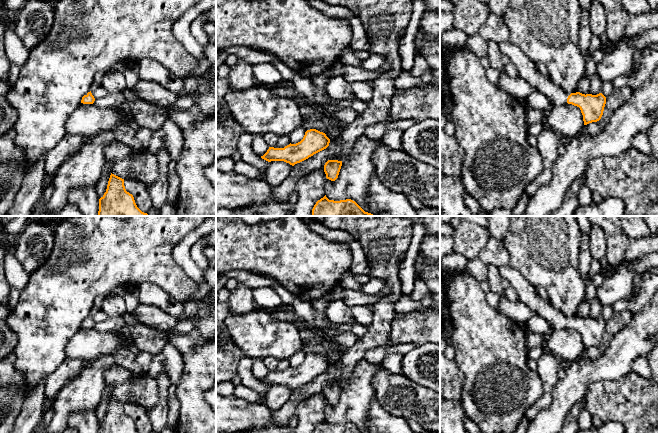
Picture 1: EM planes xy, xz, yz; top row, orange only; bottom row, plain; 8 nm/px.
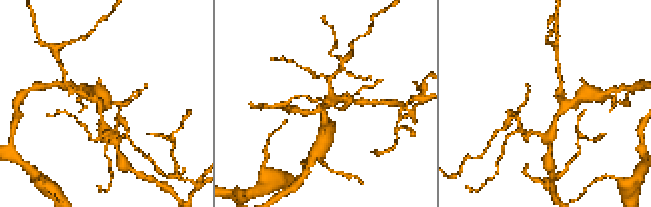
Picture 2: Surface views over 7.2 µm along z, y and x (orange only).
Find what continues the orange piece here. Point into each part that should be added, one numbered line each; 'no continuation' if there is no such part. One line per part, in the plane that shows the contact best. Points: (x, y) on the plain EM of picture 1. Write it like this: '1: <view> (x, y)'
1: yz (527, 294)

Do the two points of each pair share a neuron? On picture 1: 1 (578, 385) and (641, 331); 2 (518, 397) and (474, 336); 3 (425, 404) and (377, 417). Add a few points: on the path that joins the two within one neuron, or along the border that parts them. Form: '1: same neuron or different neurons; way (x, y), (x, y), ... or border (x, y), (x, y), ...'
1: same neuron; way (594, 370), (604, 368), (625, 347)
2: same neuron; way (503, 382), (497, 376), (494, 358), (489, 351)
3: different neurons; border (375, 396), (376, 400), (386, 410), (406, 420)

